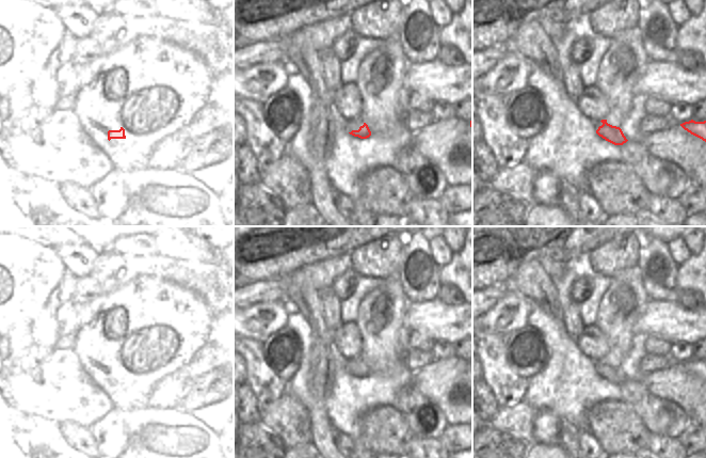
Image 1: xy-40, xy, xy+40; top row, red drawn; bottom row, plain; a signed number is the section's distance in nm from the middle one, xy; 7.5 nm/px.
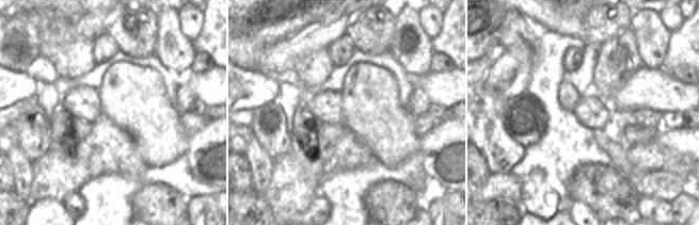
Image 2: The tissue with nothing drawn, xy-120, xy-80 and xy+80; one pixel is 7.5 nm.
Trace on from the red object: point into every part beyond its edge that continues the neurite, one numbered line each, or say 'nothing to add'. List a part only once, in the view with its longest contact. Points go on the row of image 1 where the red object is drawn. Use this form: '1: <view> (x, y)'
nothing to add.

